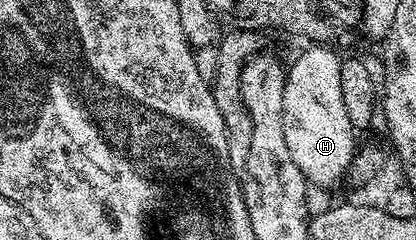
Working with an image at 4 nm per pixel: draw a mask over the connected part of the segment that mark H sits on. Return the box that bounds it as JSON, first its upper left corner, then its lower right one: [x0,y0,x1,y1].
[283,45,357,187]

